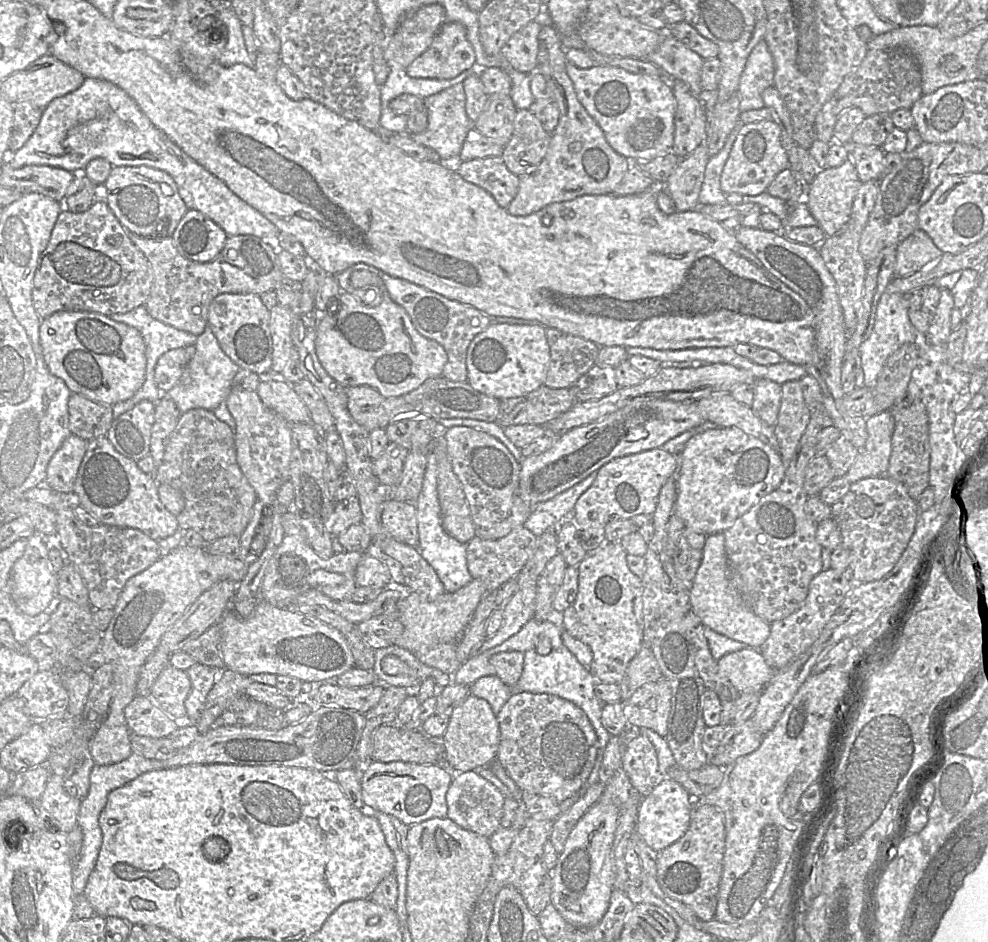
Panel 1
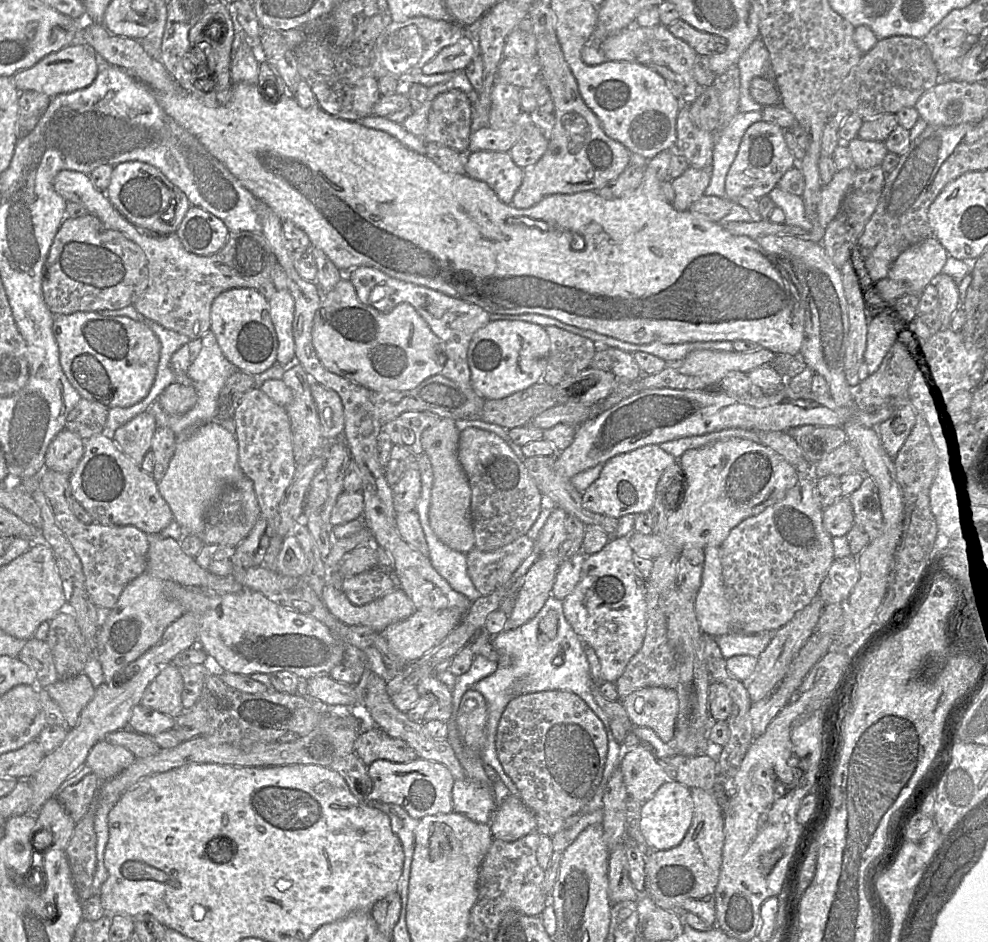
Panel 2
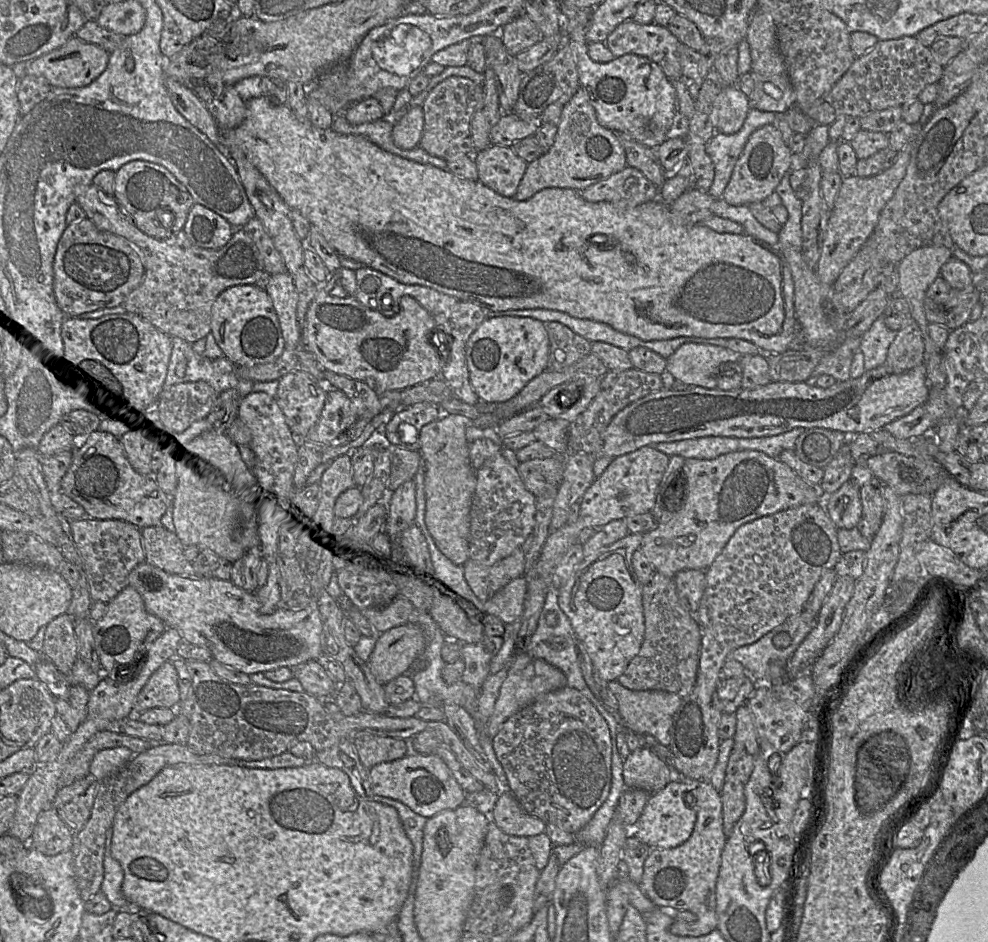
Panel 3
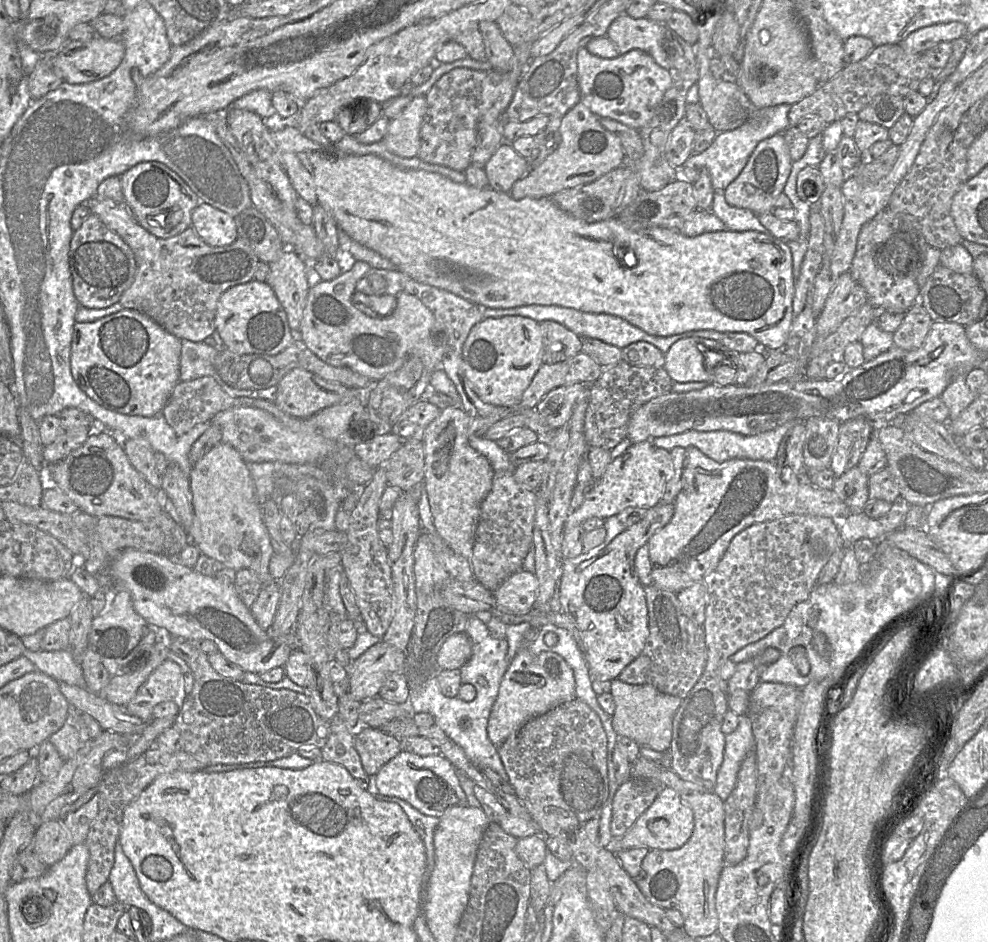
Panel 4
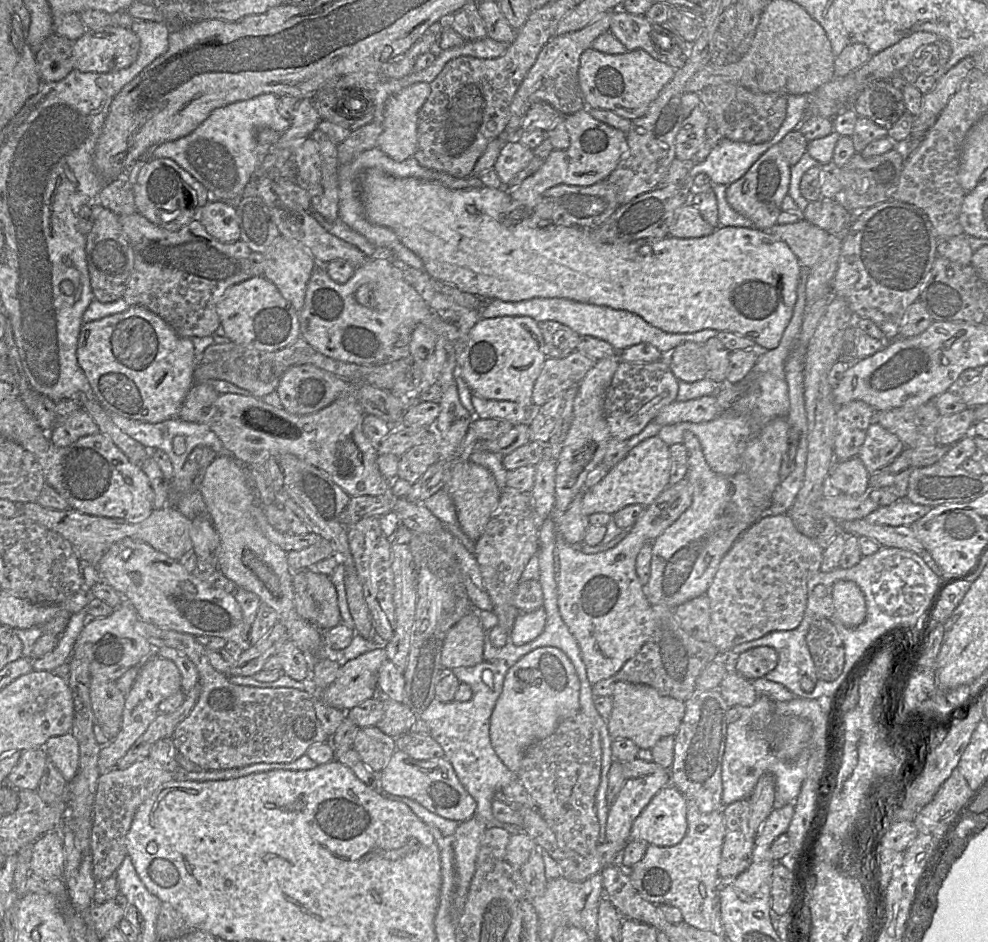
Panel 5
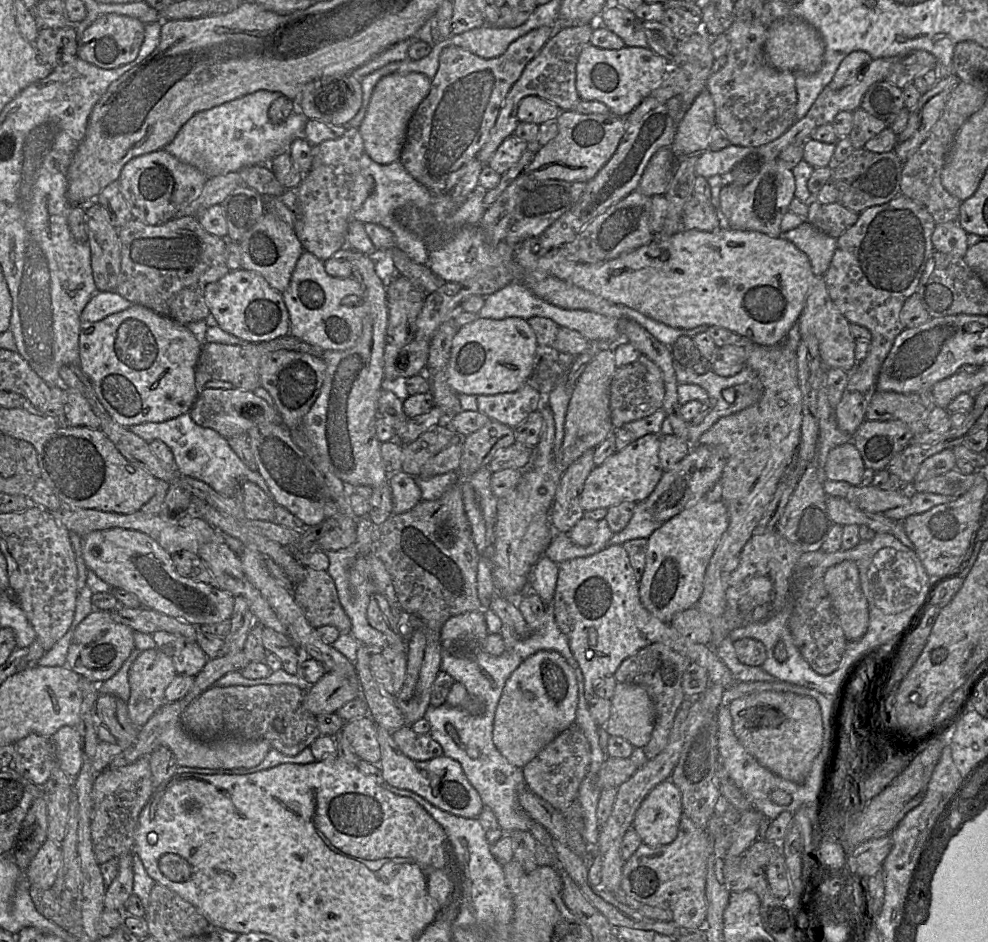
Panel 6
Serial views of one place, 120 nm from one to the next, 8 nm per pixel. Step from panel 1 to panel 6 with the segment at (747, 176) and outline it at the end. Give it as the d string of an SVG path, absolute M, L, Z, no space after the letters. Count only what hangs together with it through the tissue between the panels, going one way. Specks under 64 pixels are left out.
M778 158L766 164L756 177L743 187L724 183L720 192L722 222L733 229L758 231L771 237L779 237L781 221L794 198L794 191L793 173Z

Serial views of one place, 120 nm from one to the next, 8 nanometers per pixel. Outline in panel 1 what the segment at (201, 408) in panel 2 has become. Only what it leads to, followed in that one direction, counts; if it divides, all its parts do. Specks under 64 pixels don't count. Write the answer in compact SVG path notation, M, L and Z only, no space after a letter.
M210 327L197 336L195 354L189 361L178 383L164 397L174 401L180 413L194 408L203 408L213 412L225 400L232 388L232 382L240 367L235 364L221 349Z

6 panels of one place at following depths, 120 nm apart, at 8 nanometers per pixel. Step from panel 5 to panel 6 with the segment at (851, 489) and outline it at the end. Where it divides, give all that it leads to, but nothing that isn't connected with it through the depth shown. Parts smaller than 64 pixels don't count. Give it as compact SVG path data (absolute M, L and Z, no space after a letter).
M852 441L831 449L823 468L827 480L847 482L851 486L863 483L865 466Z

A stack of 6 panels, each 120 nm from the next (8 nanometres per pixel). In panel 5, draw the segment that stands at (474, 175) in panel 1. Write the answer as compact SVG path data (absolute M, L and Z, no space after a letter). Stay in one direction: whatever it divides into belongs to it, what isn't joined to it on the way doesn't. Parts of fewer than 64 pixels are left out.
M517 140L506 141L495 161L493 170L497 173L501 183L506 187L511 180L523 170L531 161L533 150L527 148Z

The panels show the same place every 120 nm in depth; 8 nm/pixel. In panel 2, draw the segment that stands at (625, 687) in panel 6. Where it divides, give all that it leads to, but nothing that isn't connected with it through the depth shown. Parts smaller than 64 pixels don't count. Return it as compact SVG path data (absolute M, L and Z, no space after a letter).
M640 688L622 698L620 702L634 726L650 728L663 742L672 744L679 708L674 689Z

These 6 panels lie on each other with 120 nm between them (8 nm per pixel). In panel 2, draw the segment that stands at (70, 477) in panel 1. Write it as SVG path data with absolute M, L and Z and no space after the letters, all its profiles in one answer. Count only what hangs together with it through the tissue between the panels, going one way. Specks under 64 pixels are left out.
M65 428L49 444L45 454L45 468L72 474L84 454L85 441Z

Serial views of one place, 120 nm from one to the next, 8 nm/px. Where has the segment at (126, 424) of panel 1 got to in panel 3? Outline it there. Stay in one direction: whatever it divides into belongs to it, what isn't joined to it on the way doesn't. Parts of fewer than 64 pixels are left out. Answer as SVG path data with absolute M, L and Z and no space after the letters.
M147 425L134 426L120 441L133 468L142 475L153 476L150 460L158 447L153 429Z

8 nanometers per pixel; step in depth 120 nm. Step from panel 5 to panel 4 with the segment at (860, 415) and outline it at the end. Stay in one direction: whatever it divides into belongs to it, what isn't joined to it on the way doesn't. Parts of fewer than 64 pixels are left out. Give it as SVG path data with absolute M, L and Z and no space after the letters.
M856 417L840 424L838 443L829 467L836 478L858 465L871 438L873 427L864 417Z

